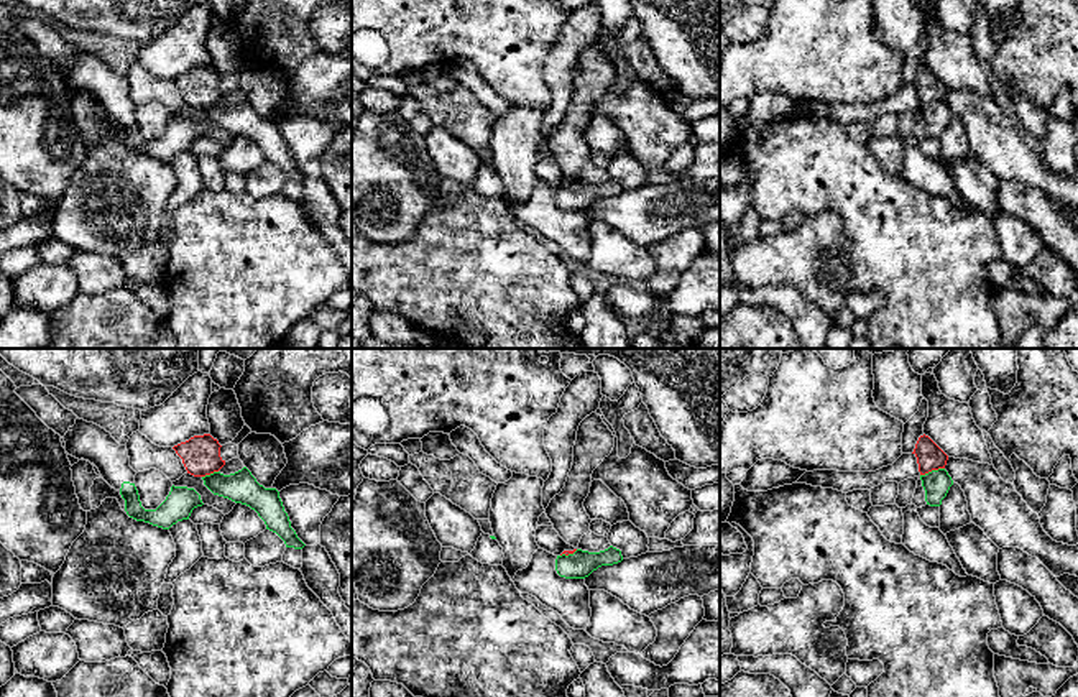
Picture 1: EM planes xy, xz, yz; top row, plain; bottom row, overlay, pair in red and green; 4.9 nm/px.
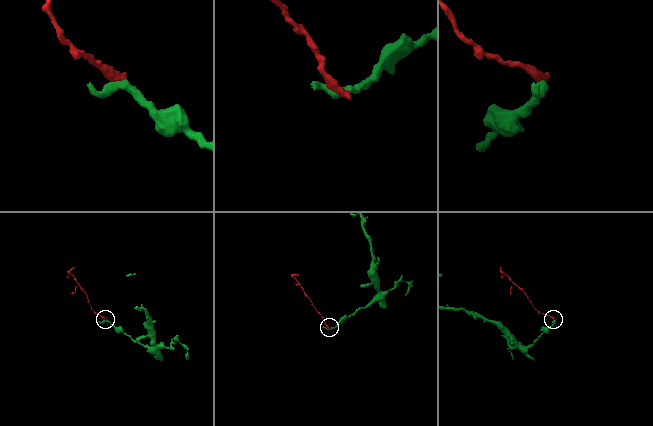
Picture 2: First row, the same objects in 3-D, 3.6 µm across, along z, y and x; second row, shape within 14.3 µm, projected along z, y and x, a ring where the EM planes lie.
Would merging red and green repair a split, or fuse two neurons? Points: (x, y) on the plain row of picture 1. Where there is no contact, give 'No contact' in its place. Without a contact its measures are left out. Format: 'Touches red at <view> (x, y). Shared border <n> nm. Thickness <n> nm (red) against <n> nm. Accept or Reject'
Touches red at yz (932, 101). Shared border 130 nm. Thickness 130 nm (red) against 130 nm. Reject

